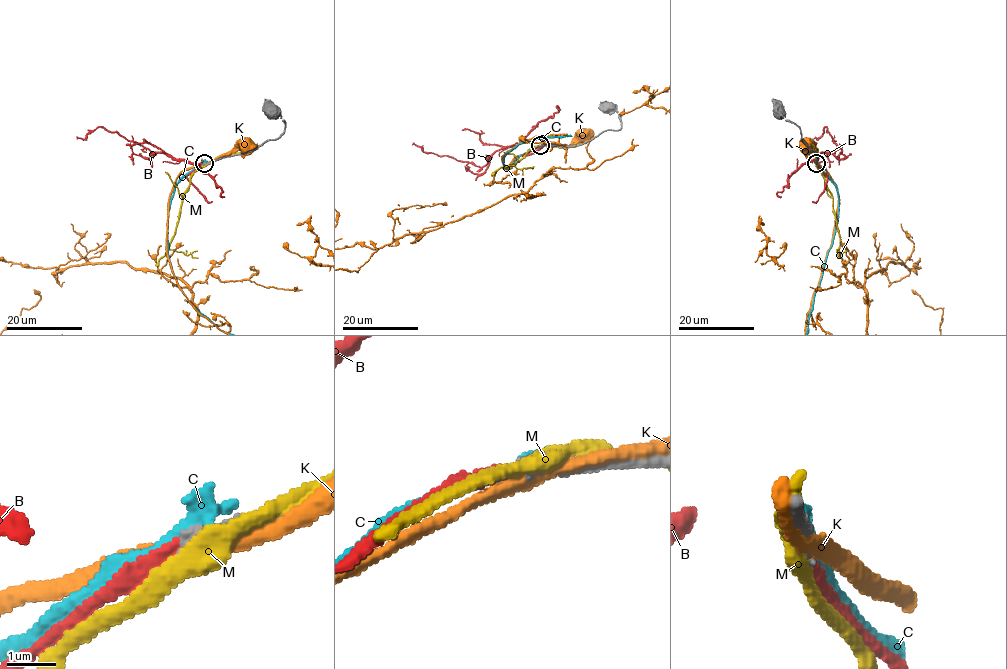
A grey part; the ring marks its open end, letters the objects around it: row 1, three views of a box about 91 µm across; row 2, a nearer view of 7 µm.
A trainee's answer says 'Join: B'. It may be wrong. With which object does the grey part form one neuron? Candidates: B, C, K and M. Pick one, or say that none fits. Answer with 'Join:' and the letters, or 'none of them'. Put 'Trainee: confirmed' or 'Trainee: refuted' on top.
Trainee: confirmed
Join: B

